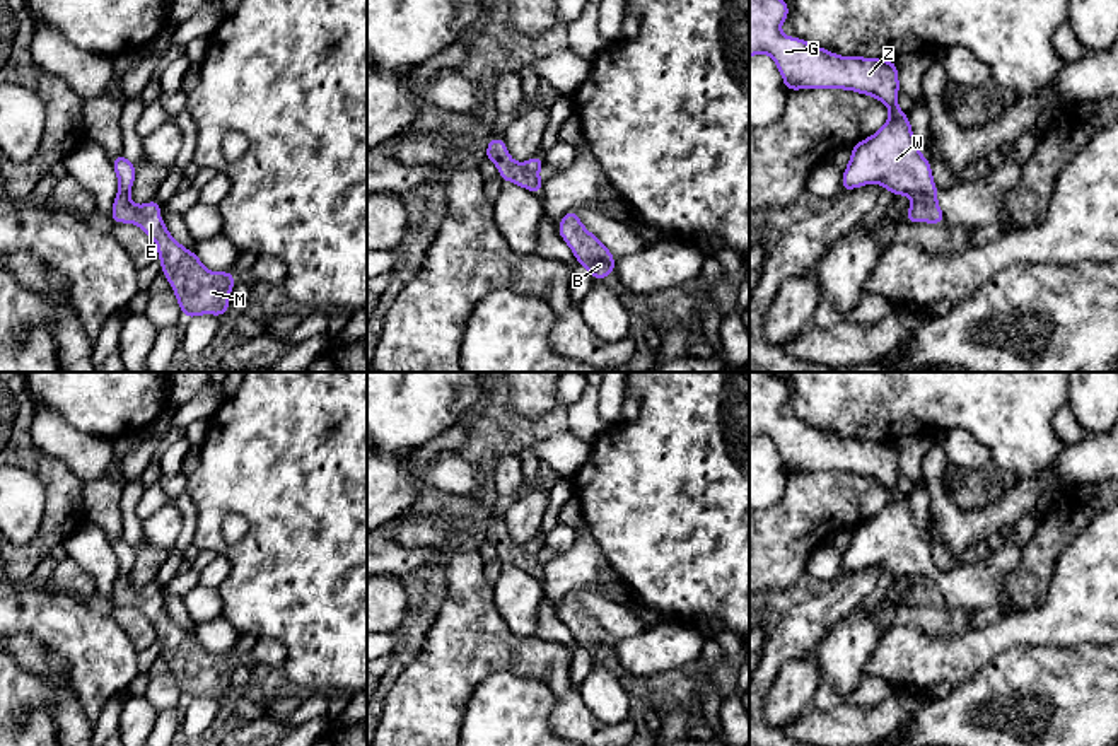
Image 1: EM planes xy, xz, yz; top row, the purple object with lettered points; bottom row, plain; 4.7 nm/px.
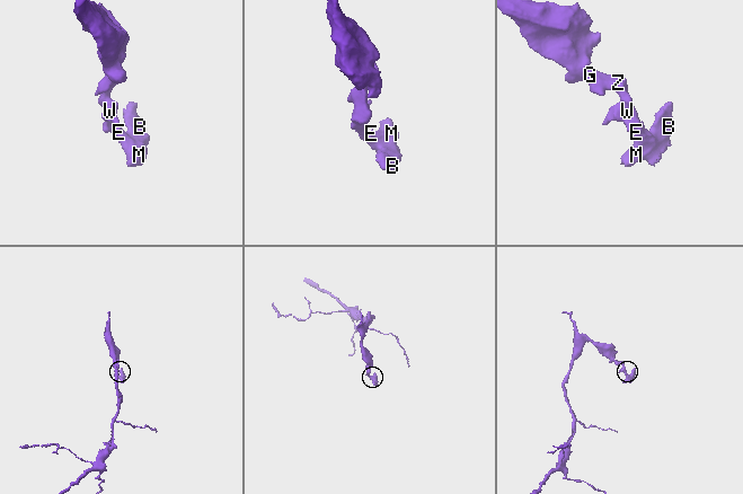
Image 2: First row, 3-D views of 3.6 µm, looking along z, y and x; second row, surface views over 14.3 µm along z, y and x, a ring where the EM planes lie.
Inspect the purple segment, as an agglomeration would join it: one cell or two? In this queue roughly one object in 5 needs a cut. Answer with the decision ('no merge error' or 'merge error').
no merge error

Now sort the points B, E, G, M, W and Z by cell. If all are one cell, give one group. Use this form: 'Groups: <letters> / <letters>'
Groups: B E G M W Z

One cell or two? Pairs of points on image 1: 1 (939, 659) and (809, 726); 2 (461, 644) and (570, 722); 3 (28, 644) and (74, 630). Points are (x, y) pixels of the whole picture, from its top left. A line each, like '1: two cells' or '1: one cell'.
1: two cells
2: one cell
3: two cells

